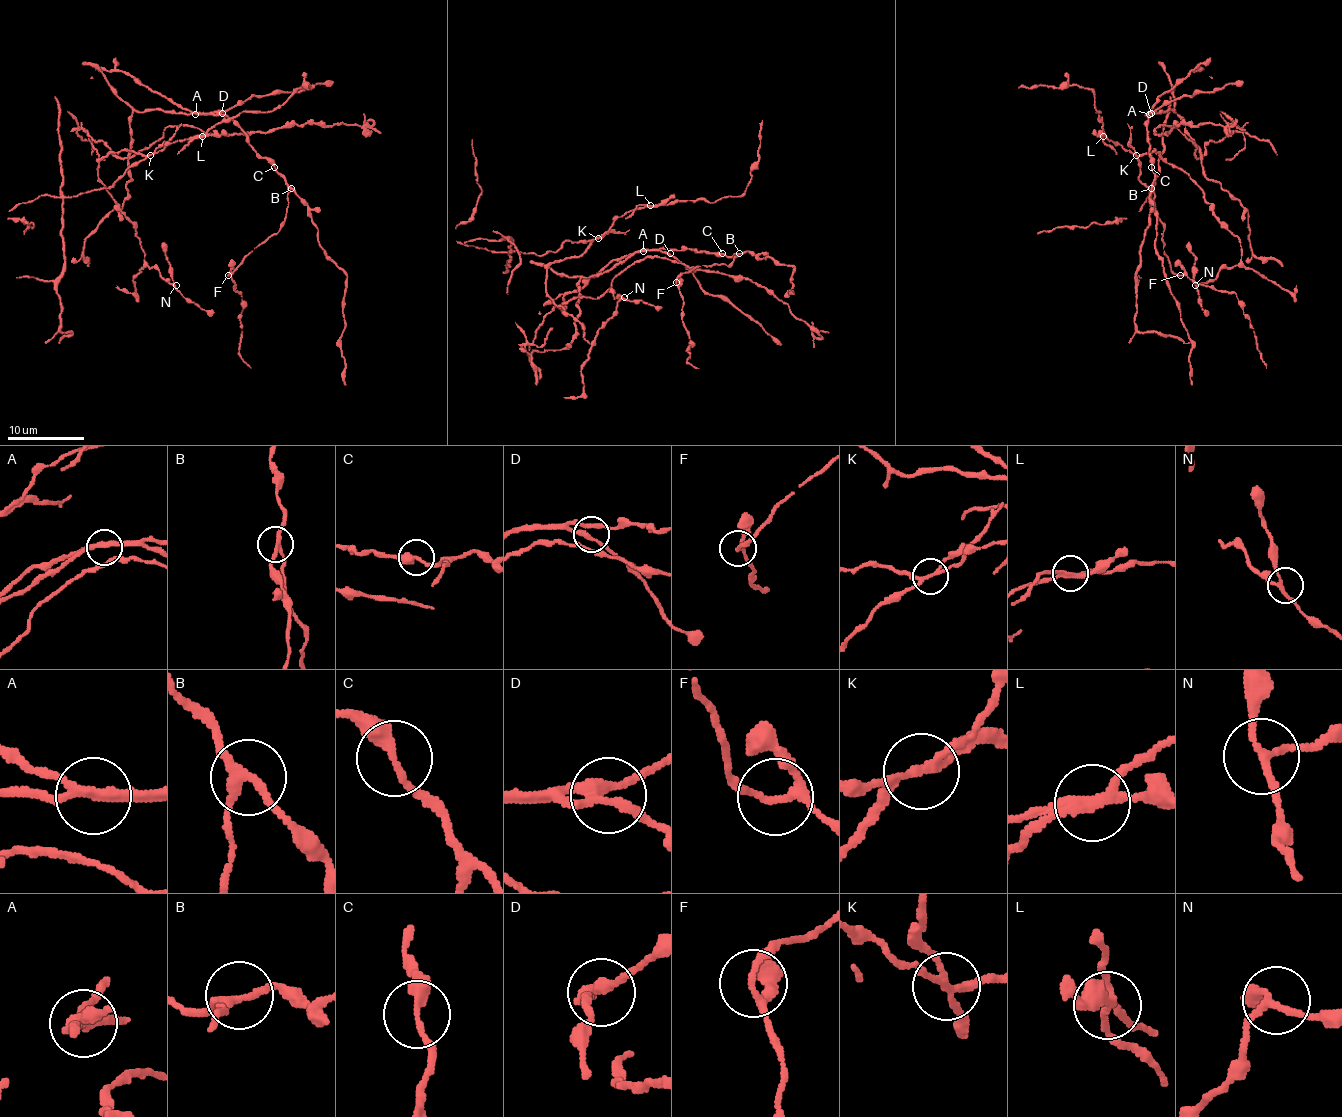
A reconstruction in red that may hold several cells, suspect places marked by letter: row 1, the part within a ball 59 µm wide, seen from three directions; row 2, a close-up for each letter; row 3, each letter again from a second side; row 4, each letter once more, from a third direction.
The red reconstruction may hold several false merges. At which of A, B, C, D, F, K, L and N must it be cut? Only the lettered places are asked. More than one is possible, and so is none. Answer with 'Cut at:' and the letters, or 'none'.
Cut at: K, L

